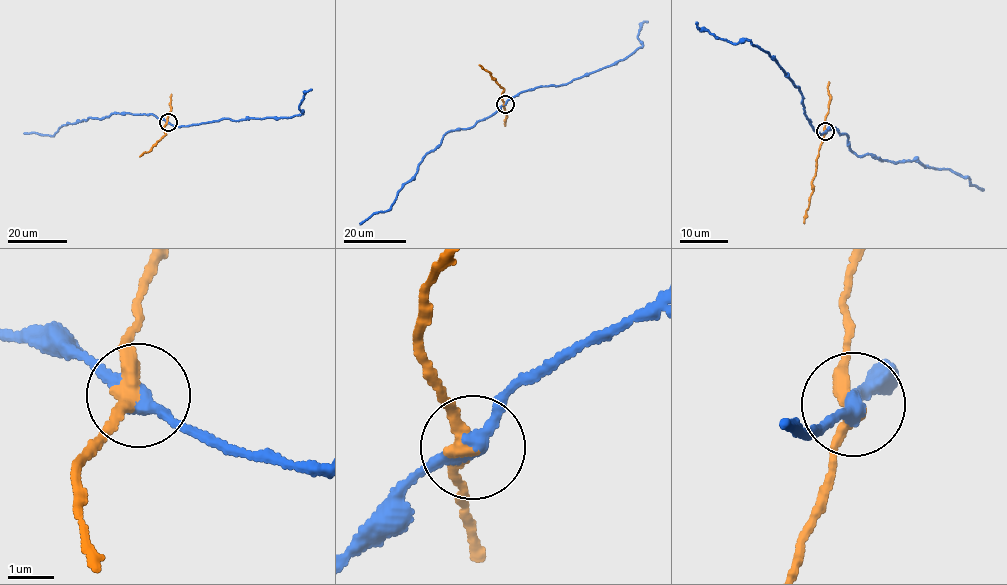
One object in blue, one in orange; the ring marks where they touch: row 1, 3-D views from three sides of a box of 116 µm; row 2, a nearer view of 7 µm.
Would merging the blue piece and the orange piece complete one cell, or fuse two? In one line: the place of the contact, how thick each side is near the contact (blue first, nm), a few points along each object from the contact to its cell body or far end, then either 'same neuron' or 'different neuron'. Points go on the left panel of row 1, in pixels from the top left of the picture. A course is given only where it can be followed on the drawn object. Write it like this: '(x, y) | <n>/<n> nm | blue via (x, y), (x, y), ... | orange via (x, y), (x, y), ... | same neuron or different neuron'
(168, 122) | 280/320 nm | blue via (168, 122), (151, 114), (114, 113), (101, 119), (90, 117), (63, 125), (53, 135), (23, 133) | orange via (168, 122), (164, 127), (165, 135), (152, 149), (139, 156) | different neuron

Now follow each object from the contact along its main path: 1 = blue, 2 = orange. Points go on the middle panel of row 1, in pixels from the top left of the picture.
1: (505, 104), (468, 128), (448, 131), (424, 156), (391, 208), (374, 212), (359, 223)
2: (505, 104), (501, 97), (504, 89), (479, 65)

